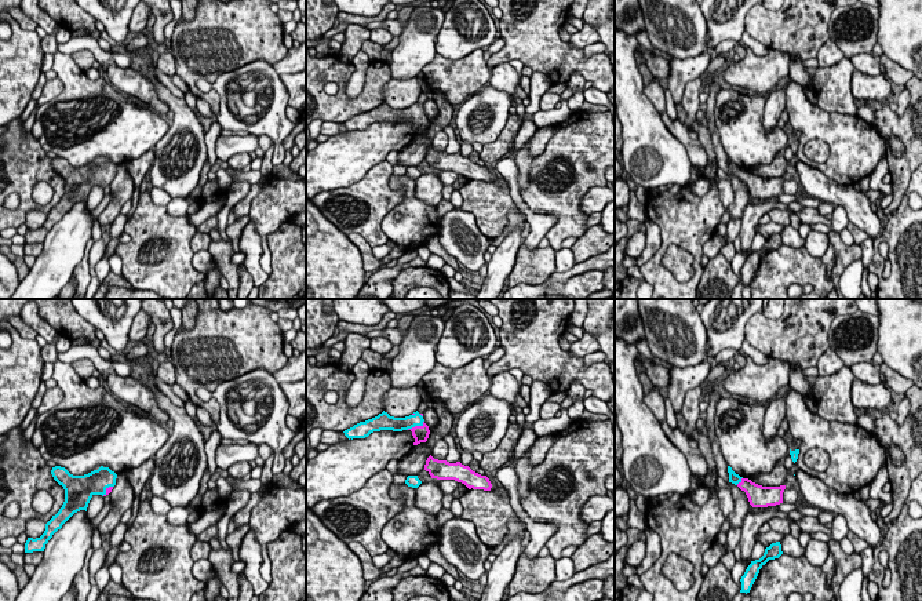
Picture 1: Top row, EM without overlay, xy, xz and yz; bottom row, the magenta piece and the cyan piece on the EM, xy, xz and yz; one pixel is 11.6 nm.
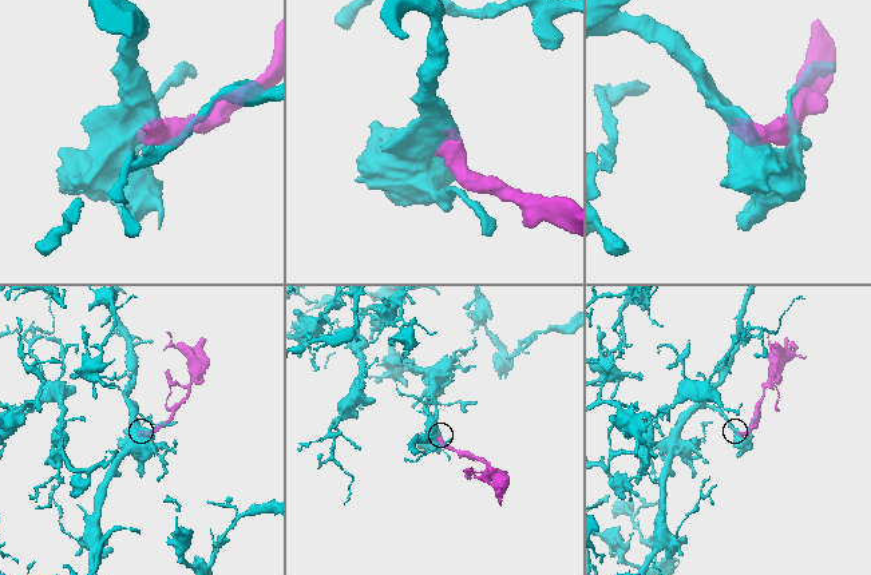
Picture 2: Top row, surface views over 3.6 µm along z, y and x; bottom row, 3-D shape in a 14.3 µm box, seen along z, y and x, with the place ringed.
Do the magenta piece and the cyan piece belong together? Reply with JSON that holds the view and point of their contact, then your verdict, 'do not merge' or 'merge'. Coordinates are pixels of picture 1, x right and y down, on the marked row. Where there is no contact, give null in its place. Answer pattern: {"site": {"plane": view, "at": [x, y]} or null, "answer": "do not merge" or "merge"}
{"site": {"plane": "xz", "at": [415, 426]}, "answer": "merge"}

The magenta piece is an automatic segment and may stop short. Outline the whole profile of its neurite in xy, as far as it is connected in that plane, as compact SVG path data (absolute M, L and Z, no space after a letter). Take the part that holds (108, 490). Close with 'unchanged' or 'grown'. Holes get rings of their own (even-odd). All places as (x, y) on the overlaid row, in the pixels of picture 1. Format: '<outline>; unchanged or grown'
M55 466L51 470L54 480L65 489L65 502L59 511L45 524L40 538L28 538L25 553L44 551L52 535L77 511L85 510L94 495L109 495L116 485L117 474L109 467L101 466L84 476L73 476L65 467Z; grown

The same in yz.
M728 466L729 482L737 485L746 492L748 502L752 507L768 507L783 503L783 492L786 485L780 487L762 487L752 482L748 478L743 478L736 474L730 466Z; grown

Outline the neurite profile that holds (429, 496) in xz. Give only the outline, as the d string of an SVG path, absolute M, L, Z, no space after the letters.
M431 478L429 482L420 484L416 491L415 506L437 516L442 509L442 496L437 478Z

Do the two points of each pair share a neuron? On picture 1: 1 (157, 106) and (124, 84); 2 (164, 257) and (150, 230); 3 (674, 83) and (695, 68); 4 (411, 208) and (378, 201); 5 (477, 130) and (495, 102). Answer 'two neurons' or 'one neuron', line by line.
1: one neuron
2: one neuron
3: one neuron
4: two neurons
5: one neuron

